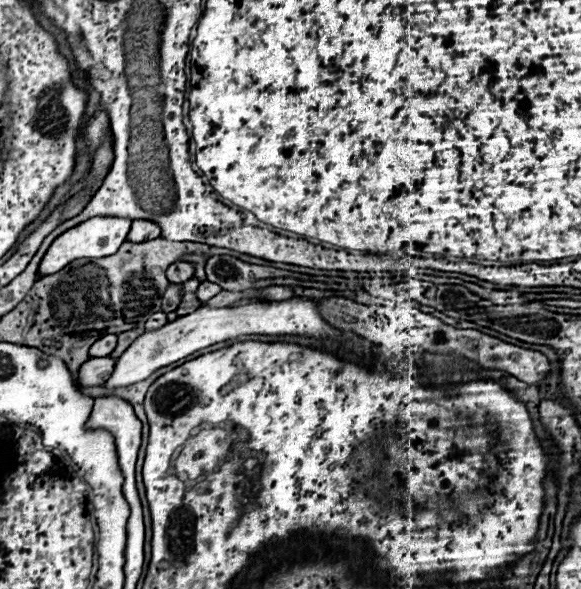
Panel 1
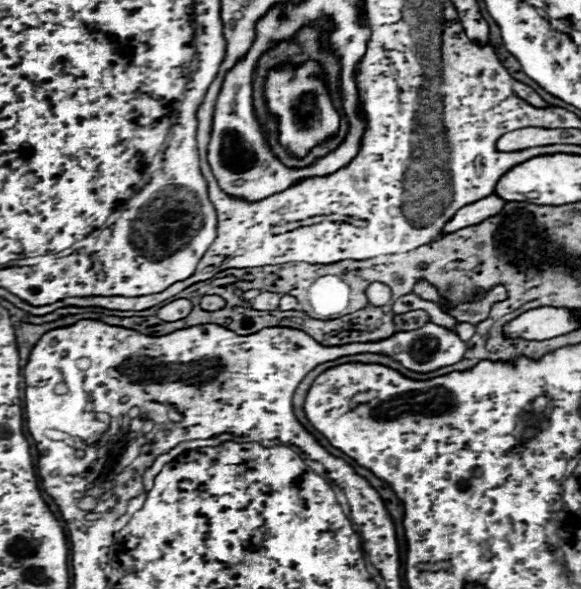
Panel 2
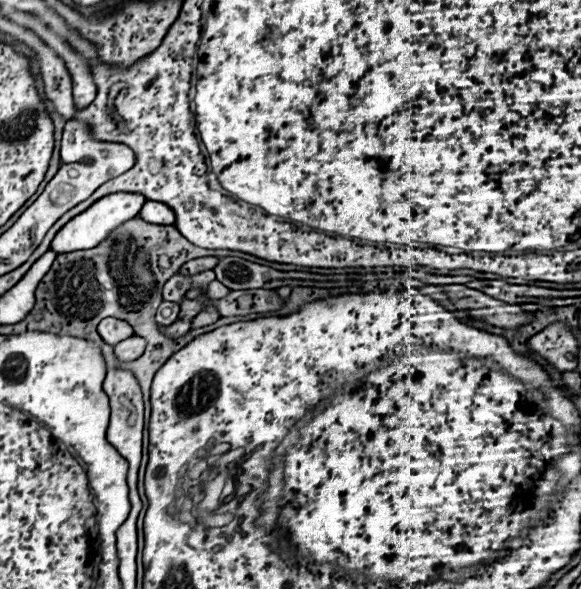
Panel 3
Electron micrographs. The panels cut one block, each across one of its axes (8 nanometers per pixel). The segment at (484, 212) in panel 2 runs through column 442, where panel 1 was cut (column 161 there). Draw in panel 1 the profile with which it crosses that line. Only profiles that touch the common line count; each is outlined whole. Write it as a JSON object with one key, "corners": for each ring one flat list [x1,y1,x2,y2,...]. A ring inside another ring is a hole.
{"corners":[[132,220,132,228,128,234,128,240,132,242,144,242,144,240,152,240,158,238,162,234,162,228,156,222,150,220]]}

